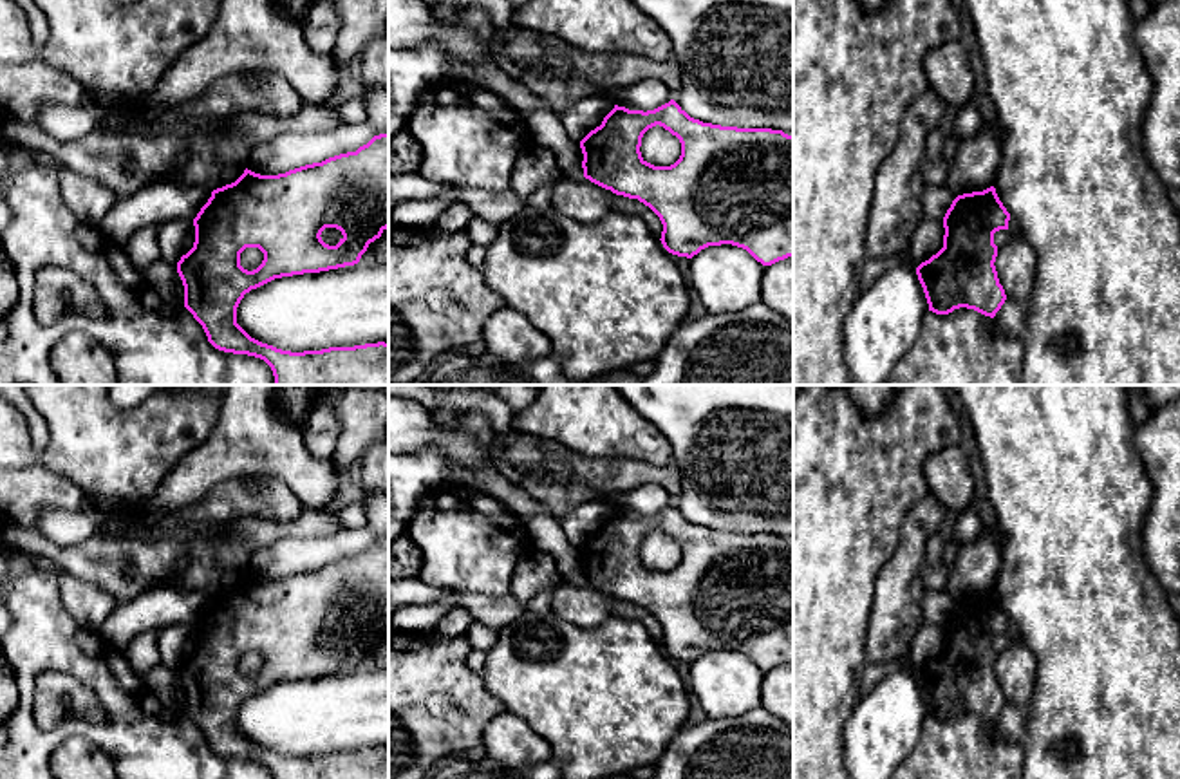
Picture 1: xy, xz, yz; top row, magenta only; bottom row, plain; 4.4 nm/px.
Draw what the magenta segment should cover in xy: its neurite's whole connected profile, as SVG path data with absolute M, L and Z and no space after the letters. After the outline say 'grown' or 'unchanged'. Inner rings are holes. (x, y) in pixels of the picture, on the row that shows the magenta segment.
M389 134L374 136L356 152L278 175L246 168L235 183L211 192L193 226L193 248L177 262L177 273L184 286L184 307L215 349L264 360L273 371L275 385L389 385L385 342L291 352L251 338L237 324L237 307L251 289L282 277L354 266L369 244L381 237L389 228ZM325 228L342 231L336 246L322 240ZM246 248L264 253L262 264L253 271L240 266Z; unchanged

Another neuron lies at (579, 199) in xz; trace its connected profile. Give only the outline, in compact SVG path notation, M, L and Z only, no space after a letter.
M585 177L560 179L551 190L551 210L578 222L595 222L613 211L616 193Z

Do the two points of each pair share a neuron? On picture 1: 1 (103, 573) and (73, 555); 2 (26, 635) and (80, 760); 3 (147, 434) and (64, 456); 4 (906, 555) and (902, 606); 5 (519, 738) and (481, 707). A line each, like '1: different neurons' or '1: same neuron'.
1: same neuron
2: different neurons
3: same neuron
4: same neuron
5: different neurons

